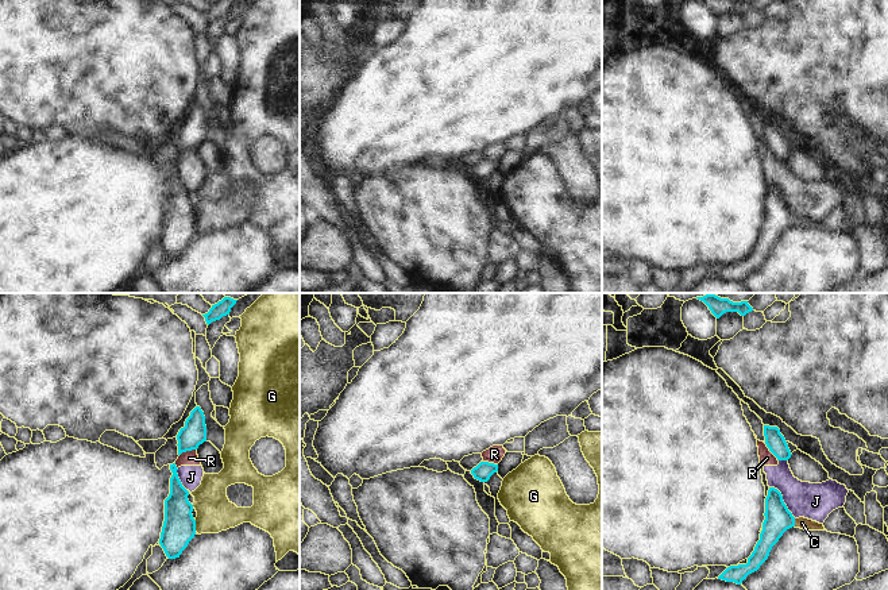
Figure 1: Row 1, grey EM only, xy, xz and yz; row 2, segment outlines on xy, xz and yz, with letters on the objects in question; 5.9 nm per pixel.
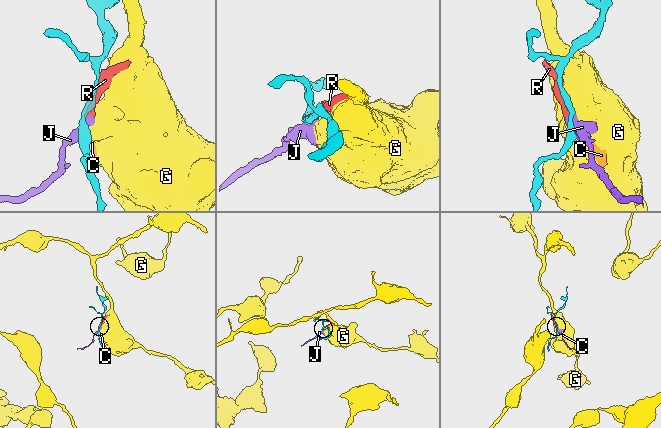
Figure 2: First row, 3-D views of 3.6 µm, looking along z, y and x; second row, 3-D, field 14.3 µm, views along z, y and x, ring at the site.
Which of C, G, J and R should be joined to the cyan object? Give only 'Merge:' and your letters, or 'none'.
Merge: C

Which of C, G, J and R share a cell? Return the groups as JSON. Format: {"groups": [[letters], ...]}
{"groups": [["C"], ["G"], ["J", "R"]]}

